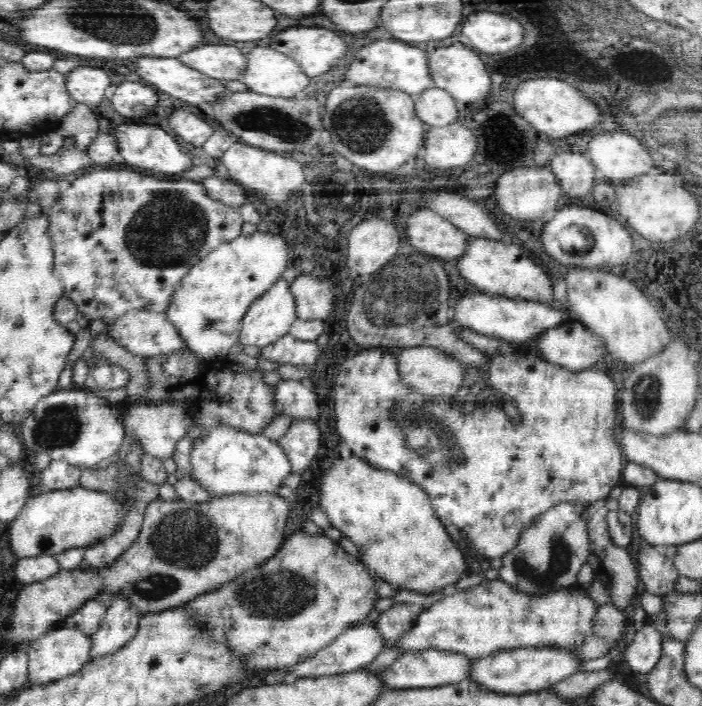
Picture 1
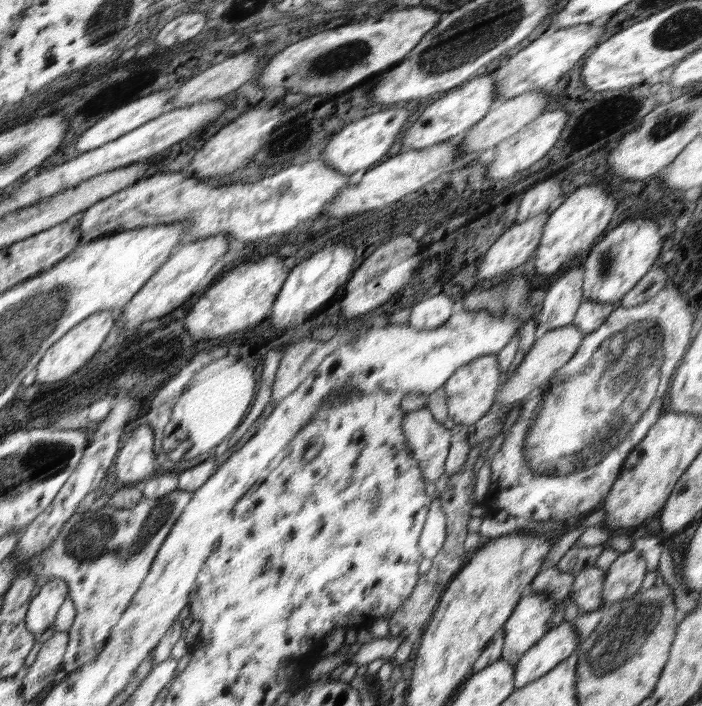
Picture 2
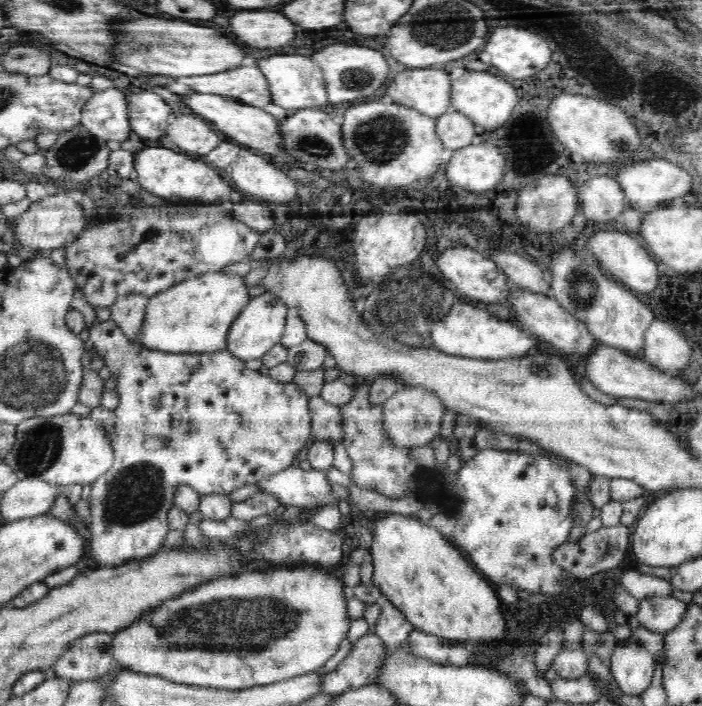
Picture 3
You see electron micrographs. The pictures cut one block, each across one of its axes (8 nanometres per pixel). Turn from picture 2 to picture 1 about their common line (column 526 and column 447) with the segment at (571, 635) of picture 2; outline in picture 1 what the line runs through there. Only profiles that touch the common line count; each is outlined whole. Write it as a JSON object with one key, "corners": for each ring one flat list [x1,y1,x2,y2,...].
{"corners":[[427,648,423,651,402,653,388,668,381,672,384,688,428,688,439,687,468,679,468,672,473,660,462,653,440,651]]}

